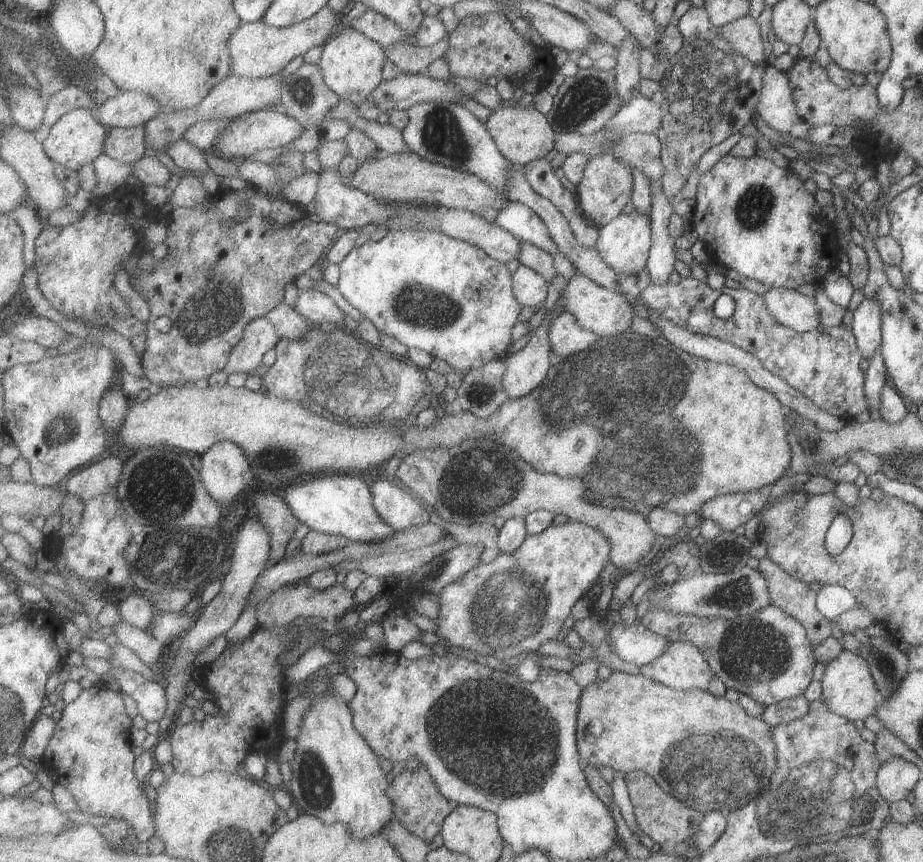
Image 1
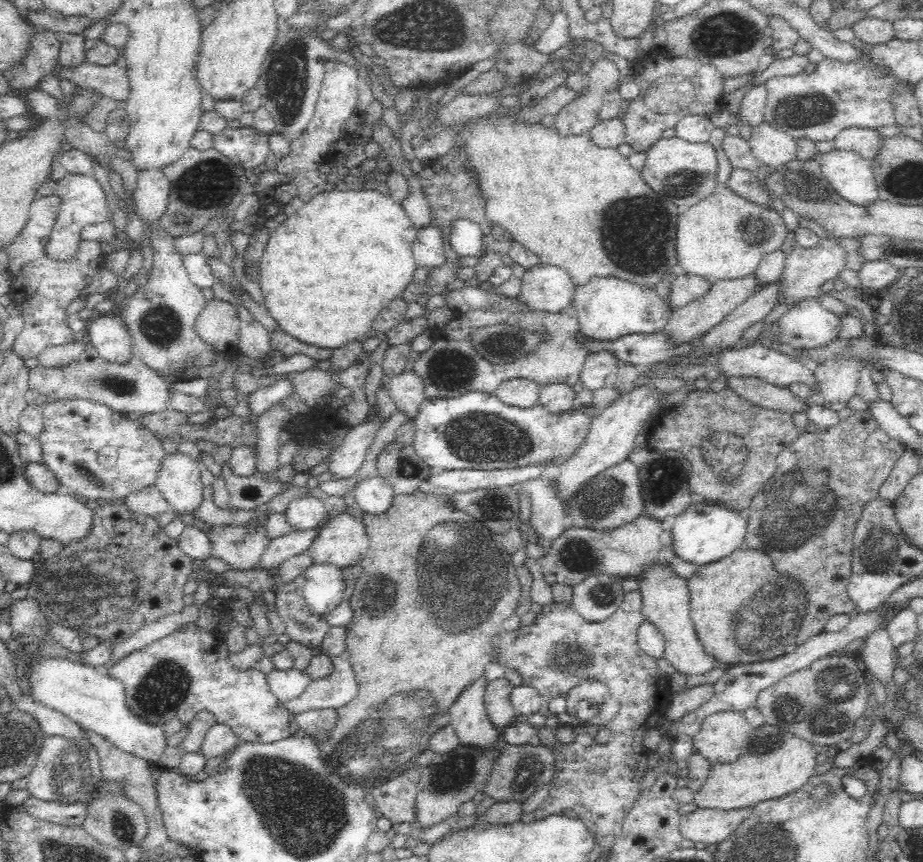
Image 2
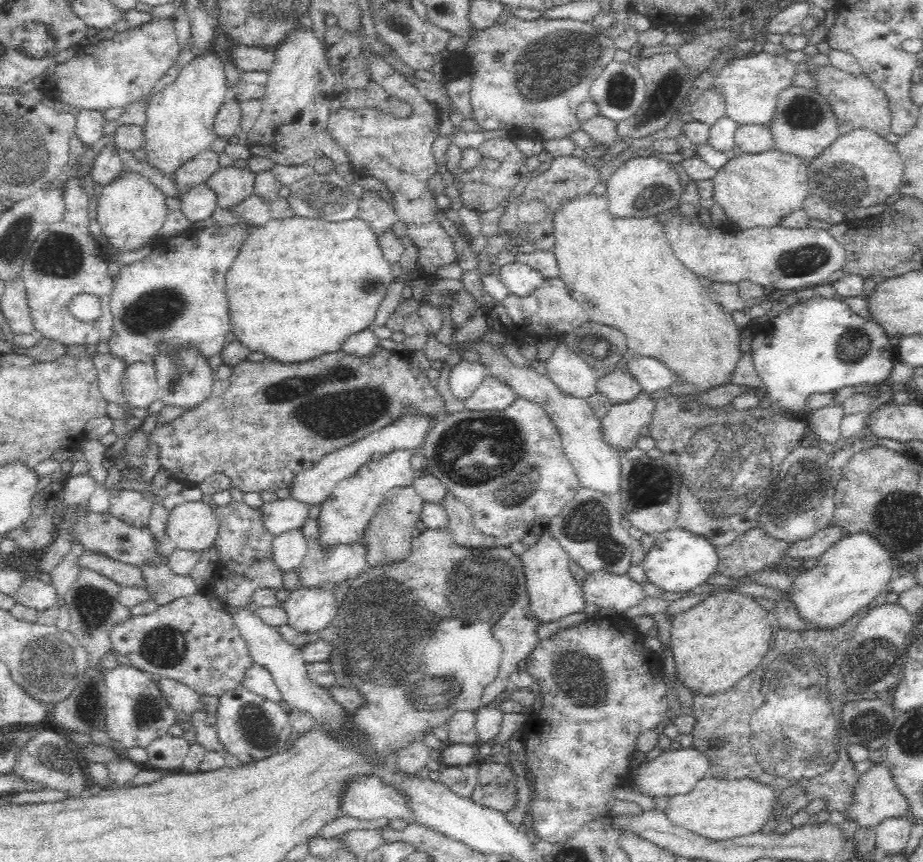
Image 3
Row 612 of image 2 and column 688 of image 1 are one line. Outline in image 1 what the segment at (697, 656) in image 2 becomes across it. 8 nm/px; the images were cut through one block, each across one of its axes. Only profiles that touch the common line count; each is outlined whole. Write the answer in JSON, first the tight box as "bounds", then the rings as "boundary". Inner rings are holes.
{"bounds":[640,641,715,691],"boundary":[[[681,641],[670,642],[660,657],[646,665],[640,665],[640,674],[652,681],[679,690],[701,689],[707,691],[710,680],[715,678],[713,670],[709,668],[701,651],[691,643]]]}

